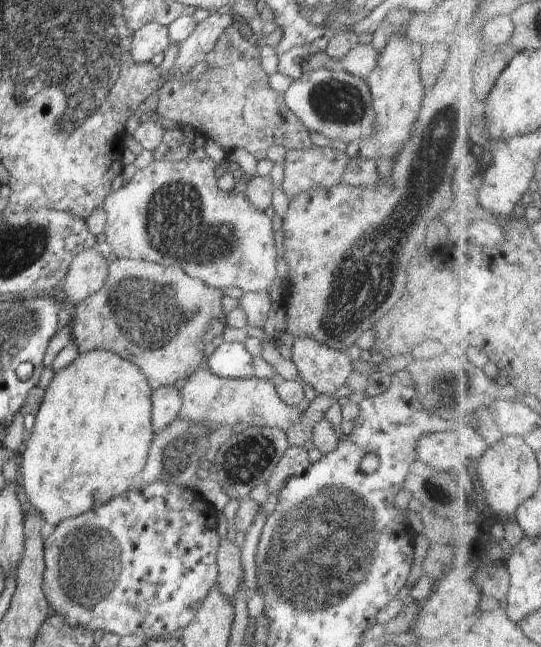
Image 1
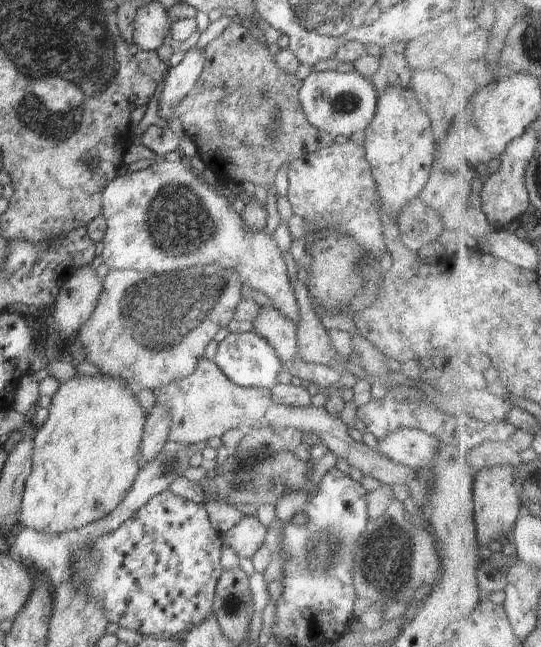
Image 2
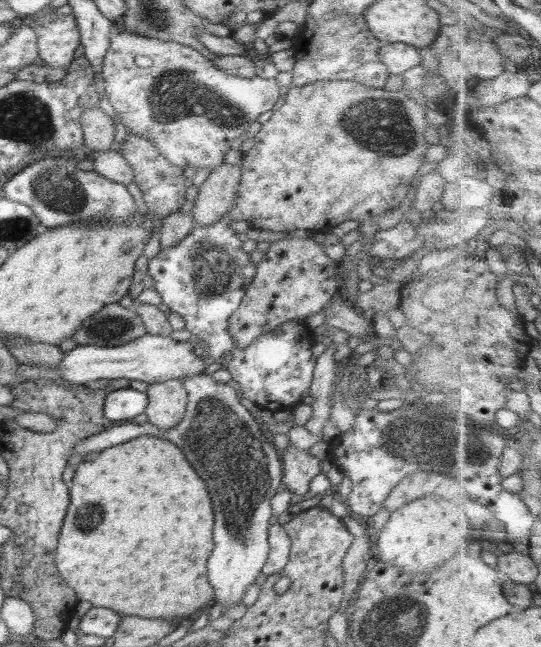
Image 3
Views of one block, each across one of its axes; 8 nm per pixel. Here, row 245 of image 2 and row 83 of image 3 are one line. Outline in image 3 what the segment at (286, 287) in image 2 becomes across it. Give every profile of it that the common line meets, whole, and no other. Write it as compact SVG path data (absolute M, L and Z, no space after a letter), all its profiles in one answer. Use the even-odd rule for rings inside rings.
M117 23L112 26L110 44L103 60L101 73L104 78L106 98L117 117L120 117L122 125L132 135L150 140L157 152L170 165L182 171L186 168L193 168L195 171L207 168L212 174L221 168L228 160L227 152L232 149L234 140L246 134L258 116L272 110L272 106L281 97L280 86L274 78L260 76L242 78L231 75L216 67L212 60L192 47L124 31ZM138 56L150 58L152 64L146 68L138 66L136 62Z

